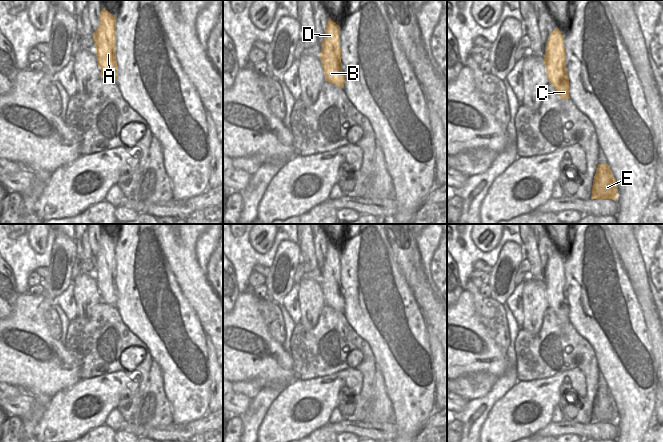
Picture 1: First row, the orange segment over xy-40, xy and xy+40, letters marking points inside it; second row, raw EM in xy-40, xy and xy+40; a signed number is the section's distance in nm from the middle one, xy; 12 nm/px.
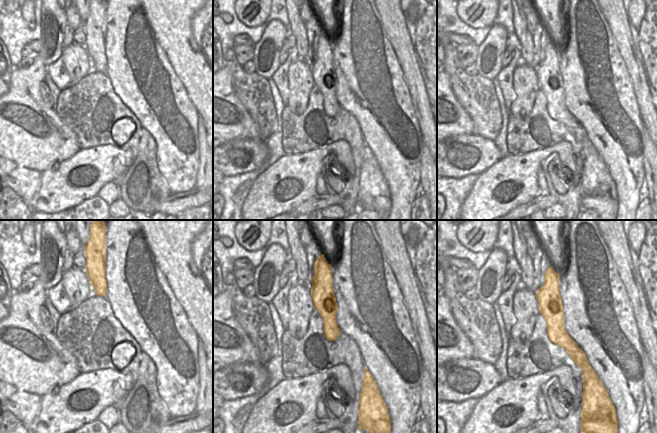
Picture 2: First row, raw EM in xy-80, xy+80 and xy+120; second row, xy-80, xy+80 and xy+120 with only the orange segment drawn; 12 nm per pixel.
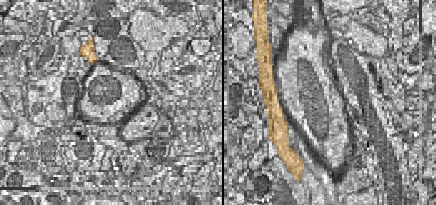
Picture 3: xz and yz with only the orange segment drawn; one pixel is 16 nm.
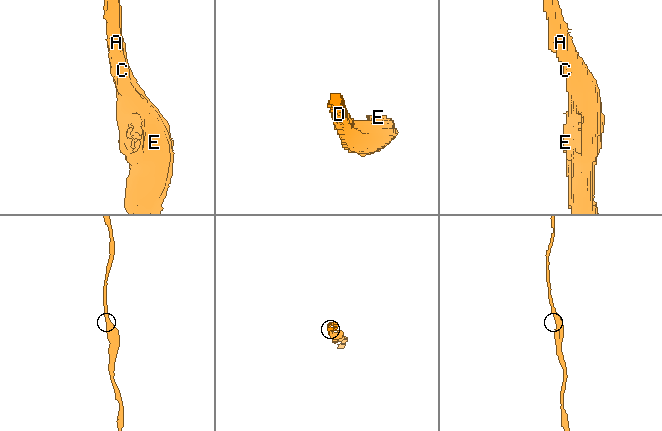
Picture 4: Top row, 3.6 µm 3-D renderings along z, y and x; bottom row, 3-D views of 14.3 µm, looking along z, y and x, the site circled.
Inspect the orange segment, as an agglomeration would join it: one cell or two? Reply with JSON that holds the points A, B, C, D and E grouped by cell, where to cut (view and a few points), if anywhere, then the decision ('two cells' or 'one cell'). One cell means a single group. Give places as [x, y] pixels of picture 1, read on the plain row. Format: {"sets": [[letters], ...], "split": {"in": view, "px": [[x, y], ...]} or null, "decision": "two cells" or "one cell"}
{"sets": [["A", "B", "C", "D", "E"]], "split": null, "decision": "one cell"}

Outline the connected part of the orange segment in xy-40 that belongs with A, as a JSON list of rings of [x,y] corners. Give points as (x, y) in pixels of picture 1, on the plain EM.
[[[105,232],[101,234],[100,248],[94,256],[94,277],[97,280],[98,290],[101,294],[101,301],[116,305],[118,290],[116,284],[116,245]]]

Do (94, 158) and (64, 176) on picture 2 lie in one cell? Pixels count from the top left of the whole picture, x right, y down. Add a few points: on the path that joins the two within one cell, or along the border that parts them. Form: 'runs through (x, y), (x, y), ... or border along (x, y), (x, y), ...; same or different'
runs through (86, 163), (75, 165), (71, 168); same

